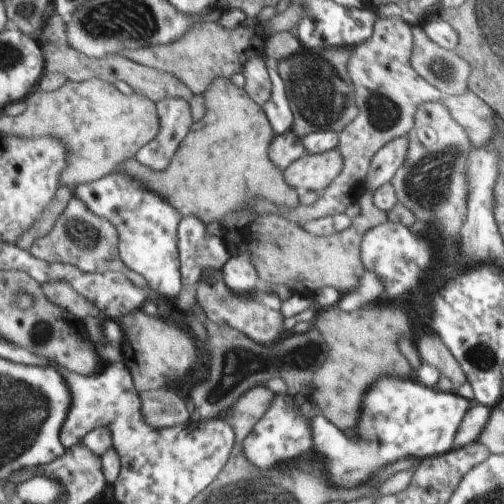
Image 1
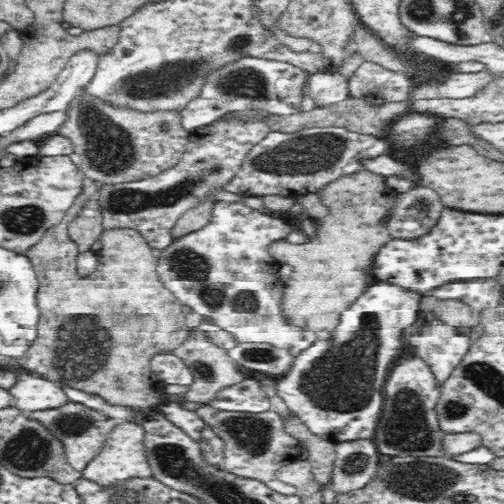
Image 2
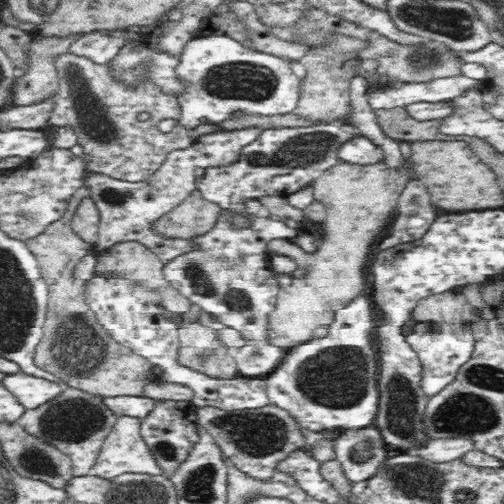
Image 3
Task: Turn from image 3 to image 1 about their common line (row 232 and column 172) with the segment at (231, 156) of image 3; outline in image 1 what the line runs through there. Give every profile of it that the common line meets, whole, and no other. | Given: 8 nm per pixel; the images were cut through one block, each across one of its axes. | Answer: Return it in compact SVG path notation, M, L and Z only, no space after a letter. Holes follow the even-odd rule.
M167 98L157 102L157 106L163 126L161 134L139 152L137 162L153 168L155 172L165 172L173 164L175 154L183 146L183 140L191 134L195 122L191 116L189 100Z

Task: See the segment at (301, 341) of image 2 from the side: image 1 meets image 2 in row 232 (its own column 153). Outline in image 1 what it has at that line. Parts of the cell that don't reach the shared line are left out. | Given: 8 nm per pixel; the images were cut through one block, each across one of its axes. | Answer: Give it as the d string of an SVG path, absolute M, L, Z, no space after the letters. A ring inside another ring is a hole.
M115 170L97 182L81 184L73 192L75 198L87 204L87 208L91 208L97 216L107 218L111 224L115 224L119 230L119 248L123 262L139 276L145 276L153 290L165 294L167 298L177 298L177 294L183 290L179 260L181 222L185 218L183 212L167 202L163 194L147 188L141 180L121 170Z

